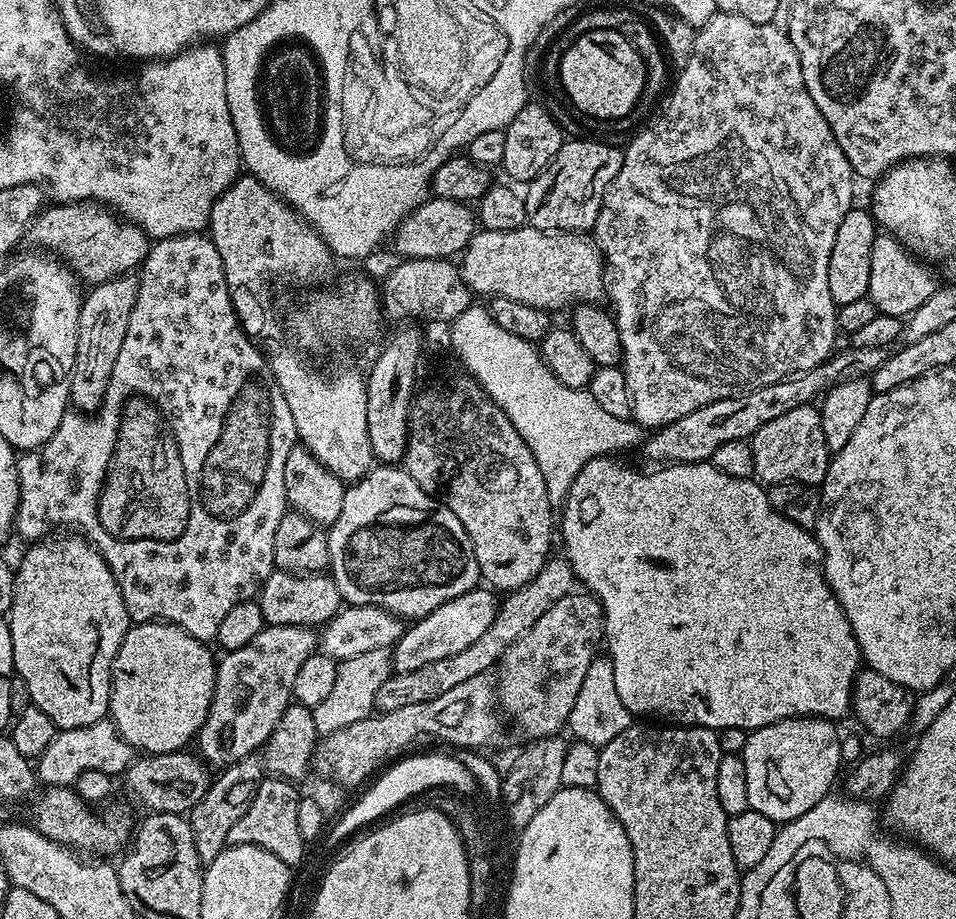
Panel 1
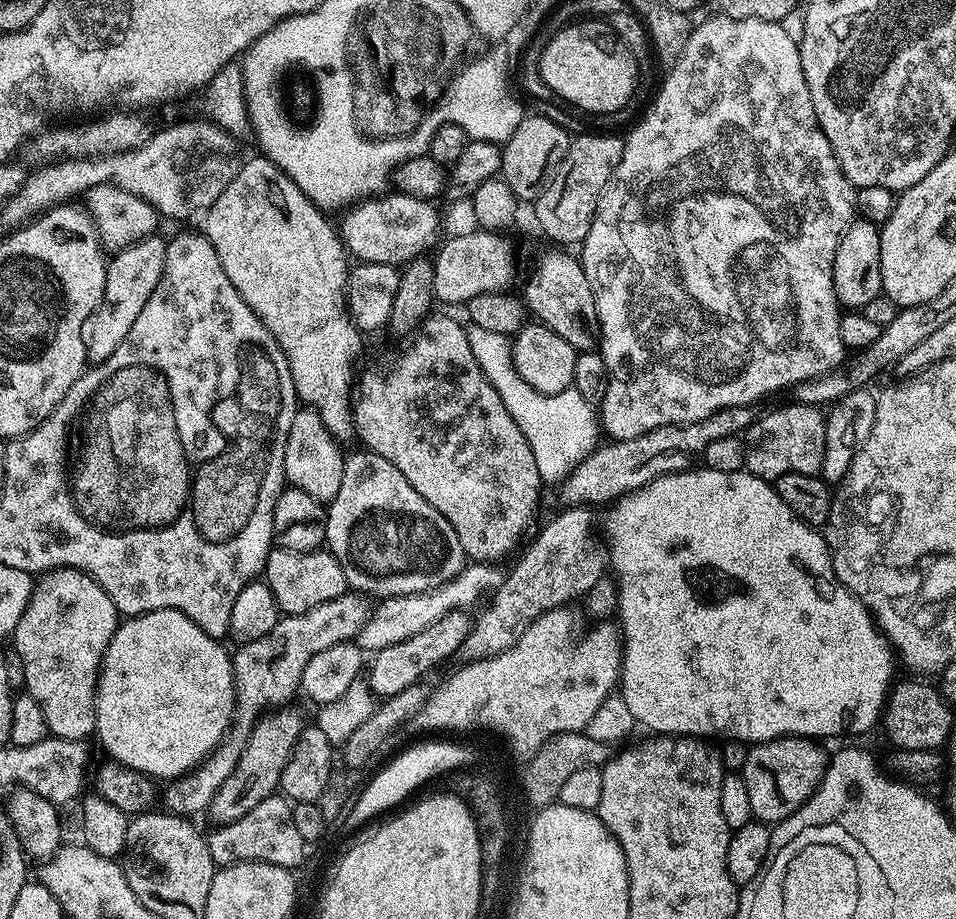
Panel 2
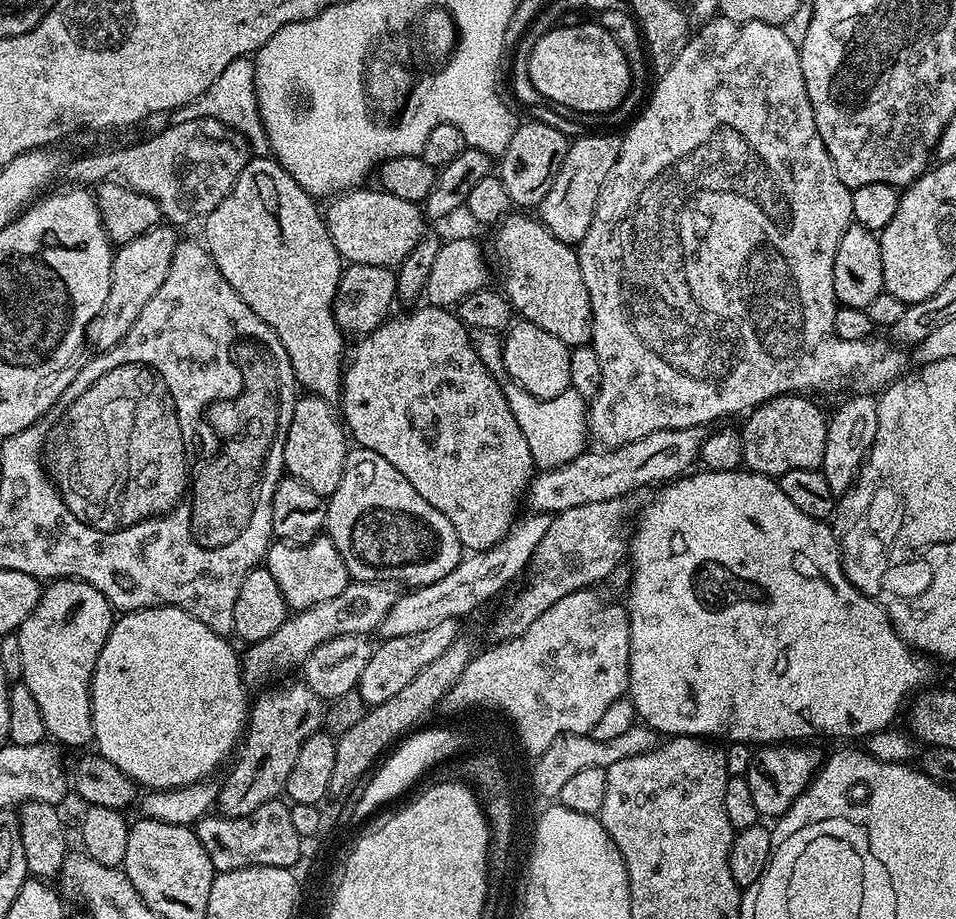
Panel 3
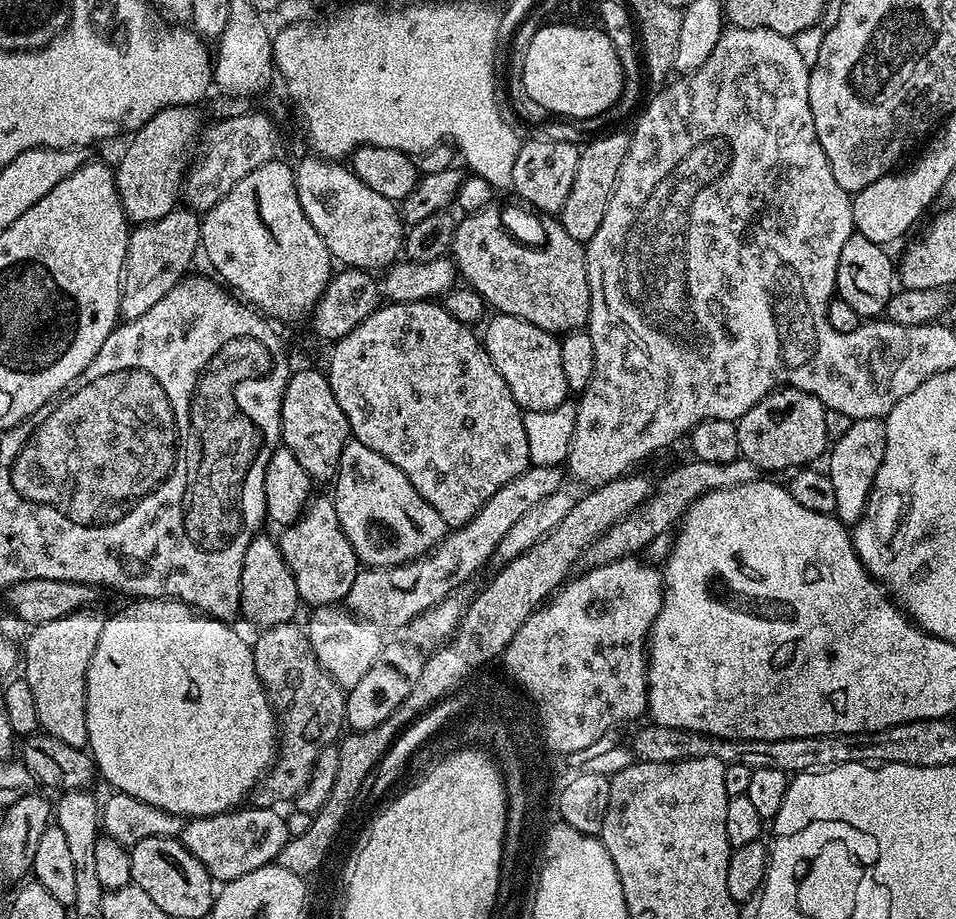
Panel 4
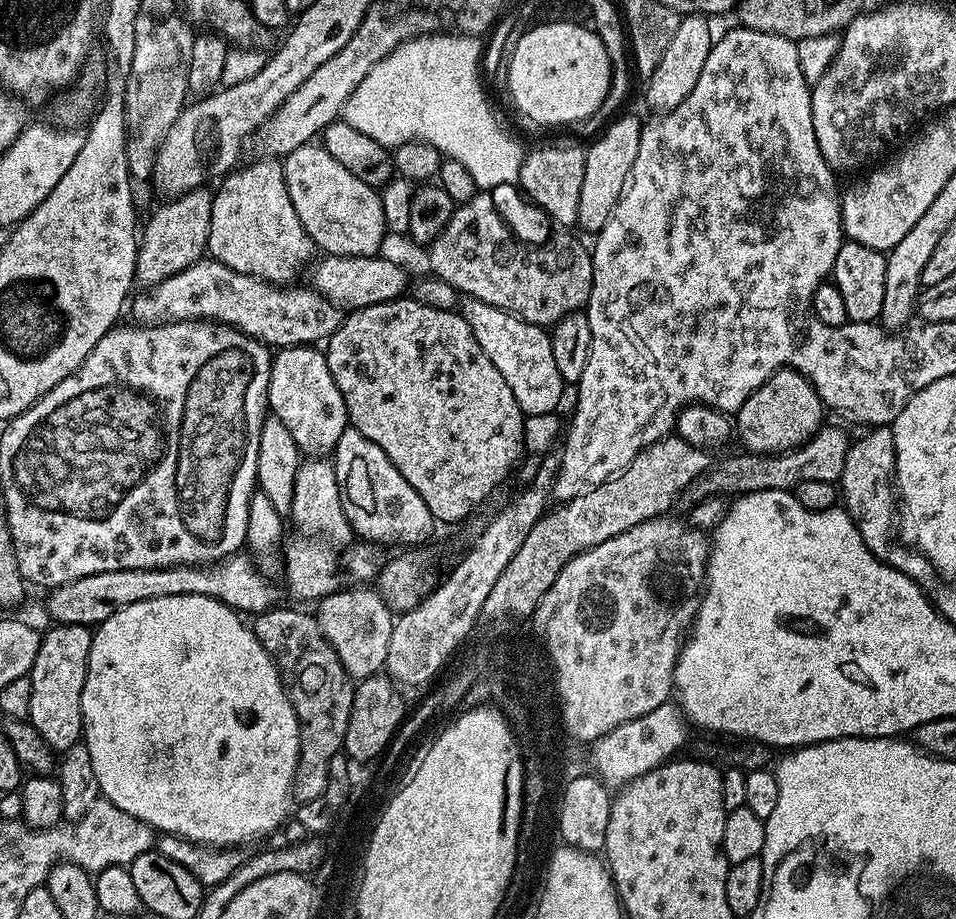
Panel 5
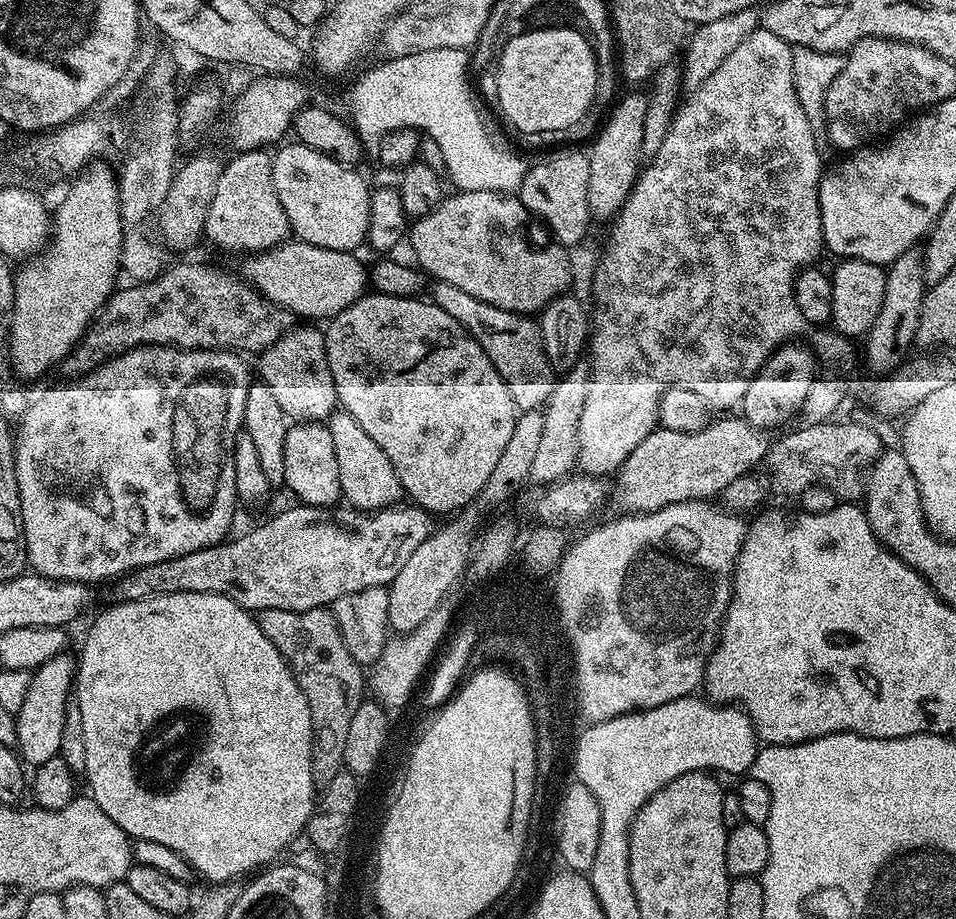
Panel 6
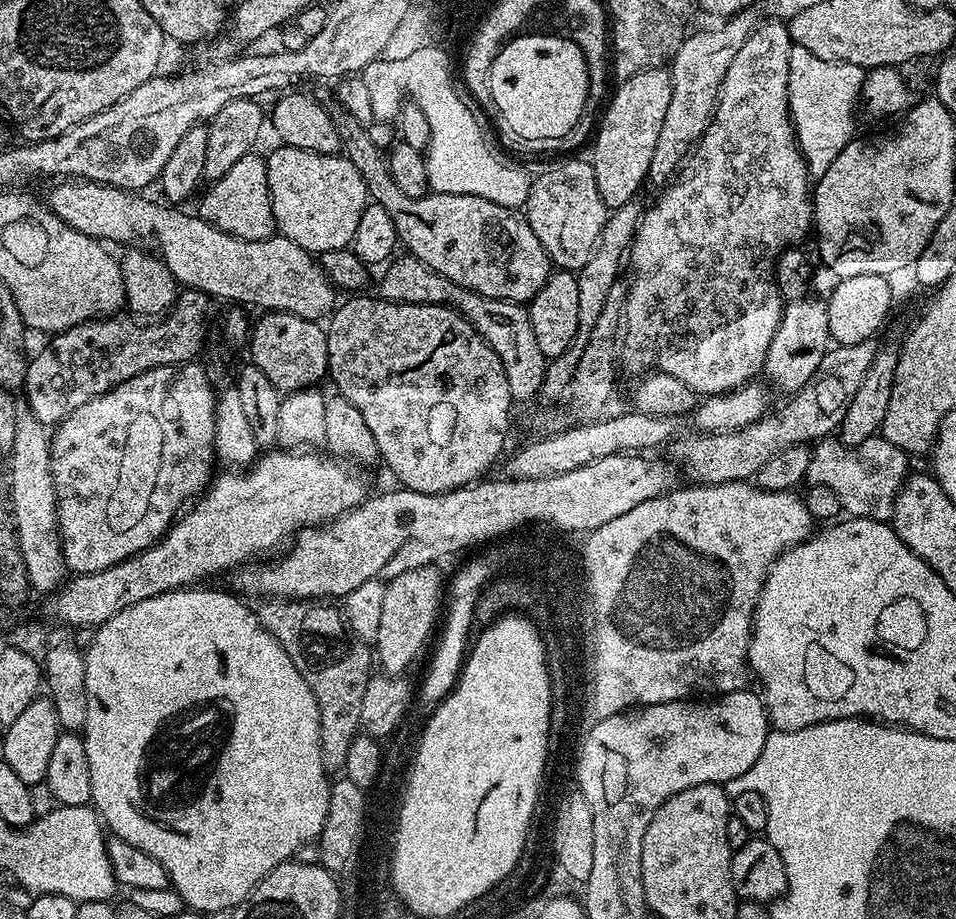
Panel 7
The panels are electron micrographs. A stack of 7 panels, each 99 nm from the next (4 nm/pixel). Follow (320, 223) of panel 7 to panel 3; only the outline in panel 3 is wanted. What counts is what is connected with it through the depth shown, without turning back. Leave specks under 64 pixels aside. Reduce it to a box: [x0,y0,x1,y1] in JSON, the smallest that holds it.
[323,190,426,269]

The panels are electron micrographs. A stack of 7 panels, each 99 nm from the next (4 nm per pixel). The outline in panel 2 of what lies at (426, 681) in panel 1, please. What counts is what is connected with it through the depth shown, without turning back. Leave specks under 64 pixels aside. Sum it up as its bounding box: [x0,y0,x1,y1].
[458,506,606,662]

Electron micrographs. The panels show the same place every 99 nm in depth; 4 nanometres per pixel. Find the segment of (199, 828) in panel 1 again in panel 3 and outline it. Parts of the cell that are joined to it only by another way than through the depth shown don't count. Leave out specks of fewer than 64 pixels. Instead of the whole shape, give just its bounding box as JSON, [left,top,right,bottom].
[218,682,325,816]

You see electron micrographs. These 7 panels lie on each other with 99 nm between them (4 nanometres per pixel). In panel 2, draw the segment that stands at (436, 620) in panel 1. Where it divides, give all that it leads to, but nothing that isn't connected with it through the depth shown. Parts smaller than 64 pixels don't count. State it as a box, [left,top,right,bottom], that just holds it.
[366,610,473,698]

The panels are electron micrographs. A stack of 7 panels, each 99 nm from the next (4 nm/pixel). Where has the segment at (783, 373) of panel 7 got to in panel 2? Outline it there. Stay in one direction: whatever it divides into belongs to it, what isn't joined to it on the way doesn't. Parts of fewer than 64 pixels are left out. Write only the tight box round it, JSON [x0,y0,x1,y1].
[746,402,826,482]

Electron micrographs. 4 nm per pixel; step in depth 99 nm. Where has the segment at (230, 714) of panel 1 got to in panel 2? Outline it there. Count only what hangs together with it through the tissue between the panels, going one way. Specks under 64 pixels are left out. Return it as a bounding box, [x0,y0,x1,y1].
[163,590,369,818]

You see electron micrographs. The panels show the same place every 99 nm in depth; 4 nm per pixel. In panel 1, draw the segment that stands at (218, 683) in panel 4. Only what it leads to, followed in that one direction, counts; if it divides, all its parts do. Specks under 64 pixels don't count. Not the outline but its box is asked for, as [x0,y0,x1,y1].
[110,622,217,756]

